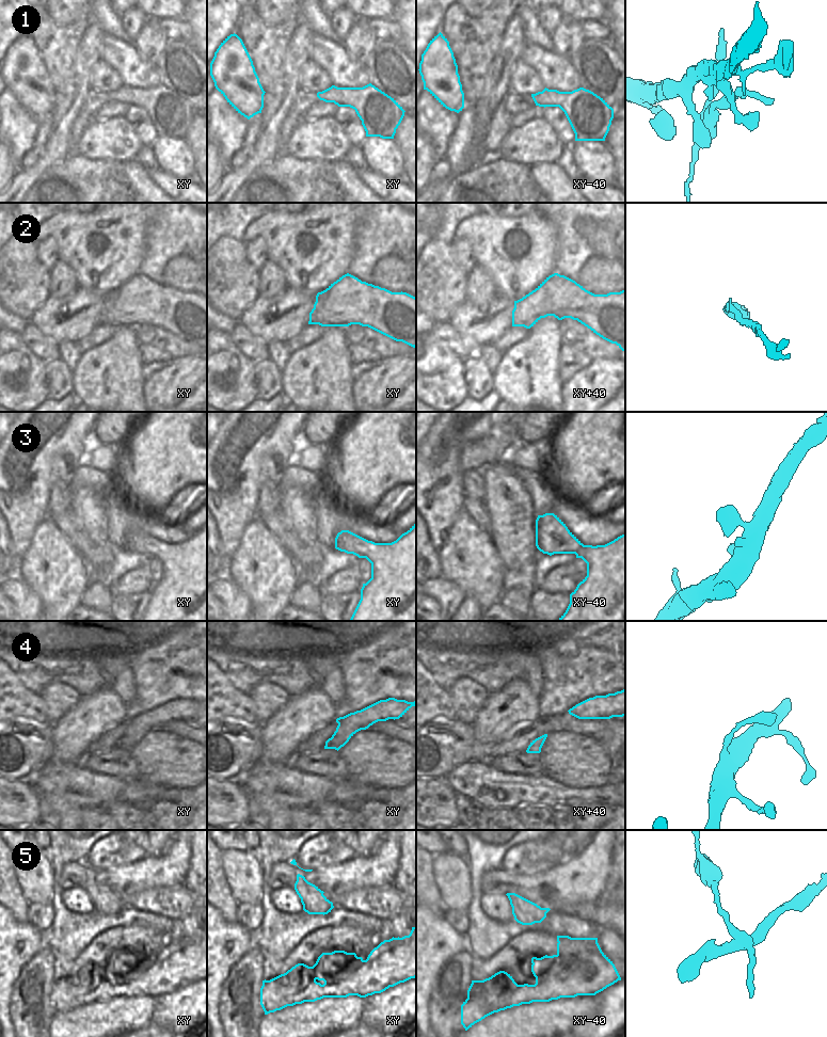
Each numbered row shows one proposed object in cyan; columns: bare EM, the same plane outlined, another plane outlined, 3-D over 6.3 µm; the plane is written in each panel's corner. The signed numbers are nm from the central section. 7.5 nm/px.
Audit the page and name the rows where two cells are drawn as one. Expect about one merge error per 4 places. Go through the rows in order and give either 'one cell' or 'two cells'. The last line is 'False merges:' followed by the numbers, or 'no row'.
1: two cells
2: one cell
3: one cell
4: one cell
5: two cells
False merges: 1, 5

